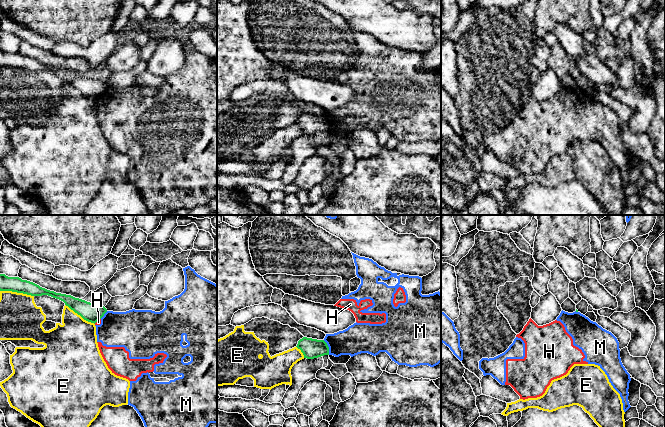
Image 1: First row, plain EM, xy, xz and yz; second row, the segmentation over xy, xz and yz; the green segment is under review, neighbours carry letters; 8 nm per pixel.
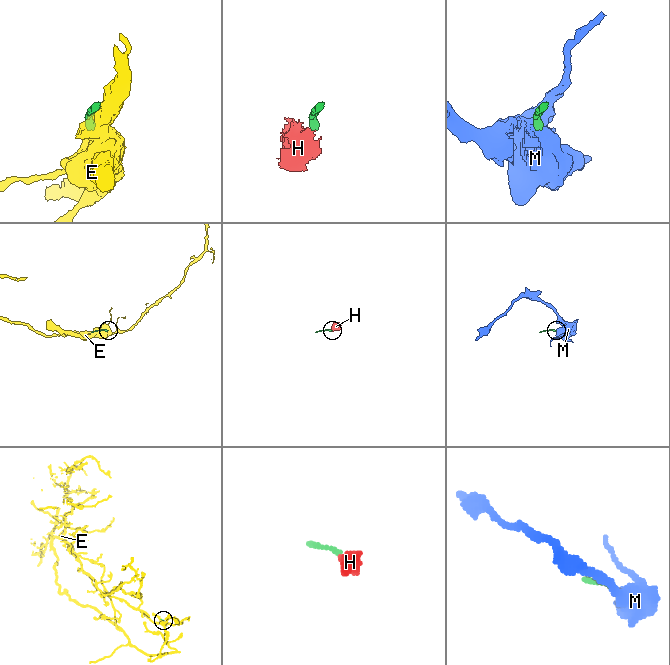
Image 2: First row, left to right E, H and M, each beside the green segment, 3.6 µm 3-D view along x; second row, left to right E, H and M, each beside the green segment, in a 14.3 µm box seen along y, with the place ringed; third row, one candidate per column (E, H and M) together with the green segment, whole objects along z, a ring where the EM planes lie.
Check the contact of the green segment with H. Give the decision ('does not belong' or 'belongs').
does not belong

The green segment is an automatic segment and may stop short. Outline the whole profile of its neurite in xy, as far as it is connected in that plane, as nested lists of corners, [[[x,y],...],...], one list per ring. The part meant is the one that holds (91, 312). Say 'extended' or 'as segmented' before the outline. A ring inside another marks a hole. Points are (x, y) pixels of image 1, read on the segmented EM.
as segmented; [[[0,274],[0,291],[12,291],[31,296],[51,296],[63,301],[66,306],[80,315],[84,320],[94,324],[107,312],[107,309],[99,304],[90,303],[71,295],[56,293],[42,288],[33,282],[22,280],[19,277],[8,277],[5,274]]]

